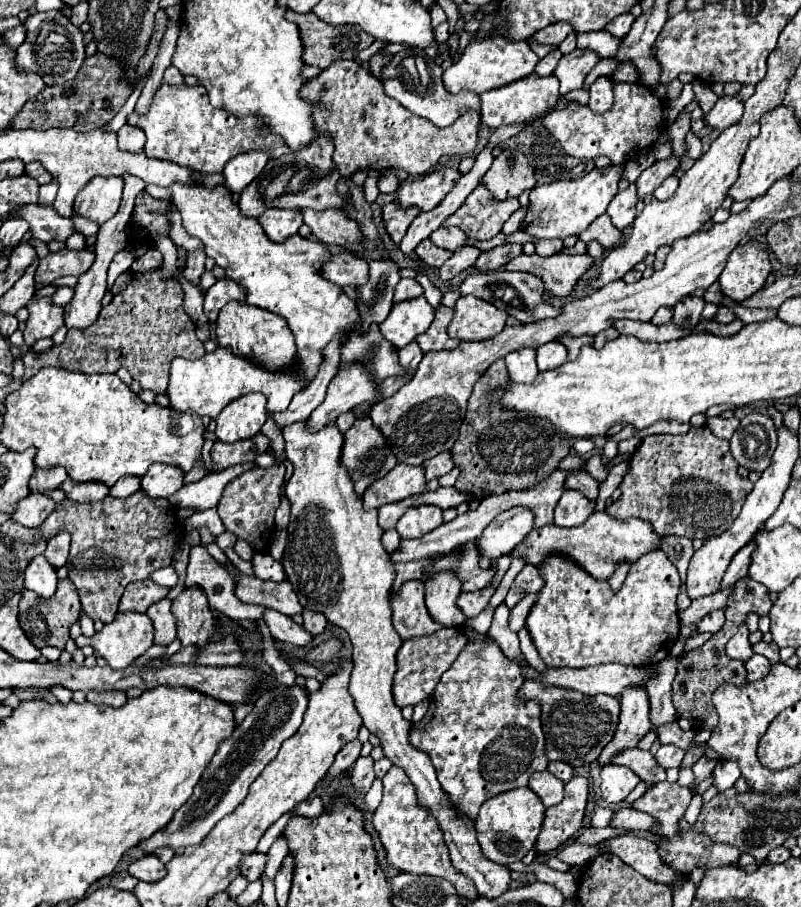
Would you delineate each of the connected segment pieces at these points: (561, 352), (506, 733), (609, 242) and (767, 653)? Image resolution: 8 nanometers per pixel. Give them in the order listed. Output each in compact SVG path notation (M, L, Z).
M547 342L537 348L537 366L541 372L555 370L567 362L567 348L559 342Z
M495 640L487 642L469 642L451 668L441 676L437 684L431 706L421 722L411 724L409 742L431 758L431 764L437 770L443 792L447 794L451 806L459 816L475 822L481 804L497 794L503 794L513 788L527 786L527 780L533 772L547 770L545 756L545 738L541 730L541 706L535 700L519 700L519 690L523 686L523 674L515 662L505 658Z
M603 214L603 216L595 218L595 220L587 226L587 230L581 232L579 238L581 238L583 242L597 240L597 242L601 242L605 248L613 248L615 244L621 242L621 232L611 224L609 216Z
M759 642L759 644L753 646L753 652L757 652L757 654L761 654L761 656L769 658L771 664L779 662L779 650L779 646L777 646L775 642L771 642L771 644L767 644L767 642Z

